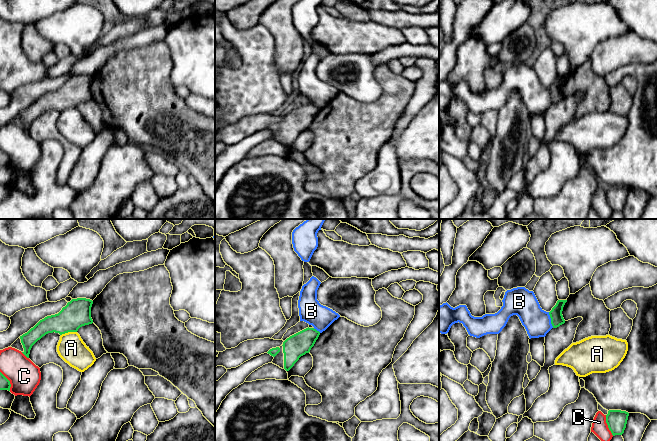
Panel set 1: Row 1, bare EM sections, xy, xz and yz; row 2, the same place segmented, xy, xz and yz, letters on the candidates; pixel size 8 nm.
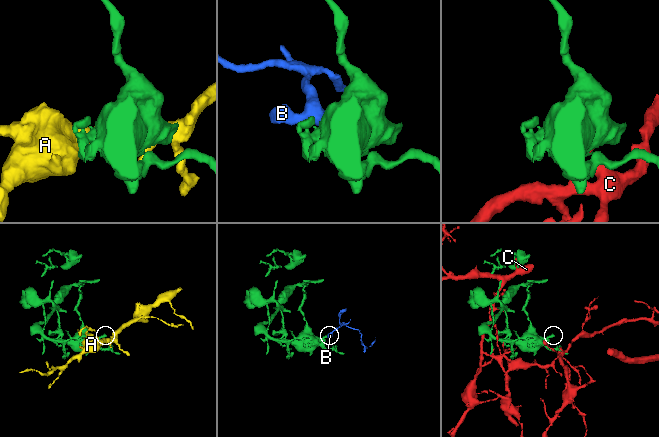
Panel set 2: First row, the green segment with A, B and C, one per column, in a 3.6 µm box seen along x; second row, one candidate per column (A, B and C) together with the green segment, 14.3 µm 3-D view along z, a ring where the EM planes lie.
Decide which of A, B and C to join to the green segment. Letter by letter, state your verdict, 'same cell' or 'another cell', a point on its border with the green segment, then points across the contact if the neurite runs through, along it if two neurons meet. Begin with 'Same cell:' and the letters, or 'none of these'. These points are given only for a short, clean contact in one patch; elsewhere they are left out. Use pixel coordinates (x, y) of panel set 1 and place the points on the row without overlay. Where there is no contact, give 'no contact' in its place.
Same cell: none of these
A: another cell; meets green in xy at (68, 107)
B: another cell; meets green in yz at (551, 96); border along yz (548, 88), (553, 103)
C: another cell; meets green in yz at (607, 200)

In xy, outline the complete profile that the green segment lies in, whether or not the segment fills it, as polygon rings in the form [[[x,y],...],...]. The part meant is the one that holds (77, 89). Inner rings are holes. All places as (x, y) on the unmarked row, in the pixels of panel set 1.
[[[86,74],[72,75],[62,86],[55,91],[47,92],[40,96],[27,109],[20,112],[24,127],[29,134],[32,122],[48,109],[77,108],[82,102],[93,99],[91,94],[91,83],[93,77]]]

